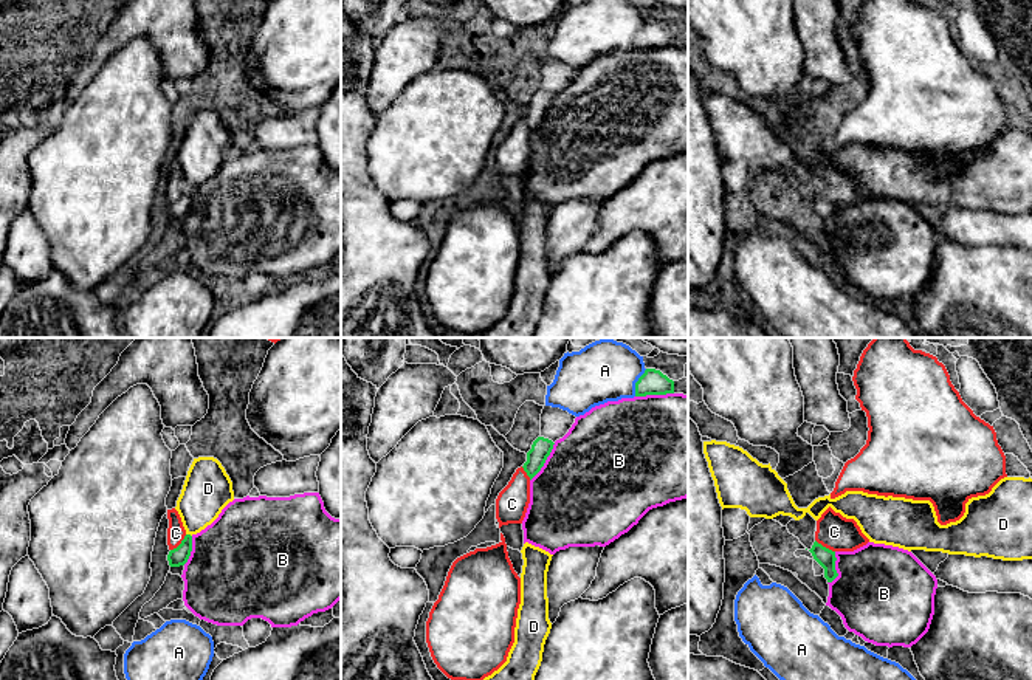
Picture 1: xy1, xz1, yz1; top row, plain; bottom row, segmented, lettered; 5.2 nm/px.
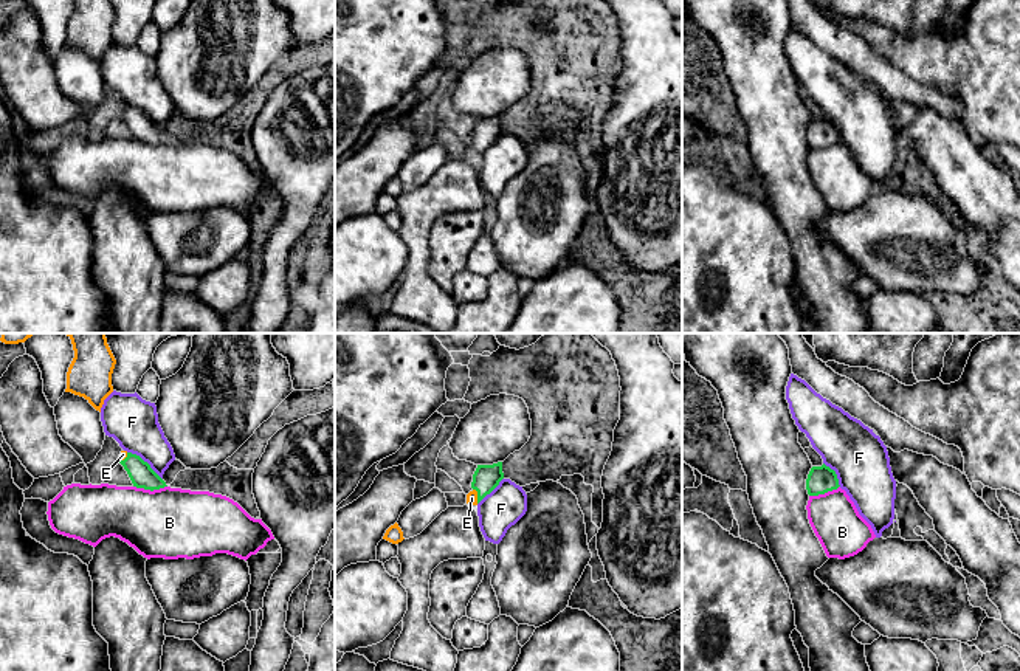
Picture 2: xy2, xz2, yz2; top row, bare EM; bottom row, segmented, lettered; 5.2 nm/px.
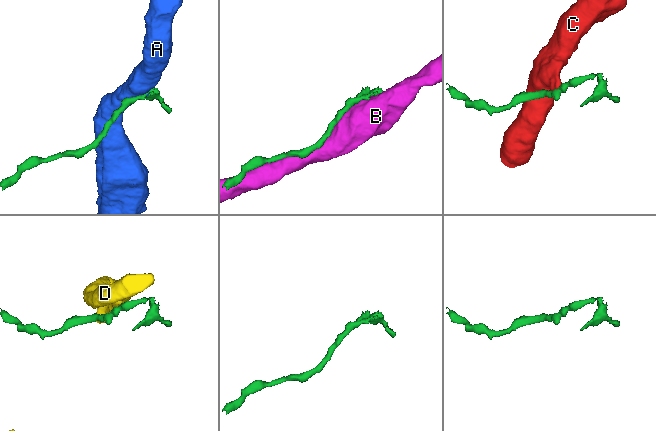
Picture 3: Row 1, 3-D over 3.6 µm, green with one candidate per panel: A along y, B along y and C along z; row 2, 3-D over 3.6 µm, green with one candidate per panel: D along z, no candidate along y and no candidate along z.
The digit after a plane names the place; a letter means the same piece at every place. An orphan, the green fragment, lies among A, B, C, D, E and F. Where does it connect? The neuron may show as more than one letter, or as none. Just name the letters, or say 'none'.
E

